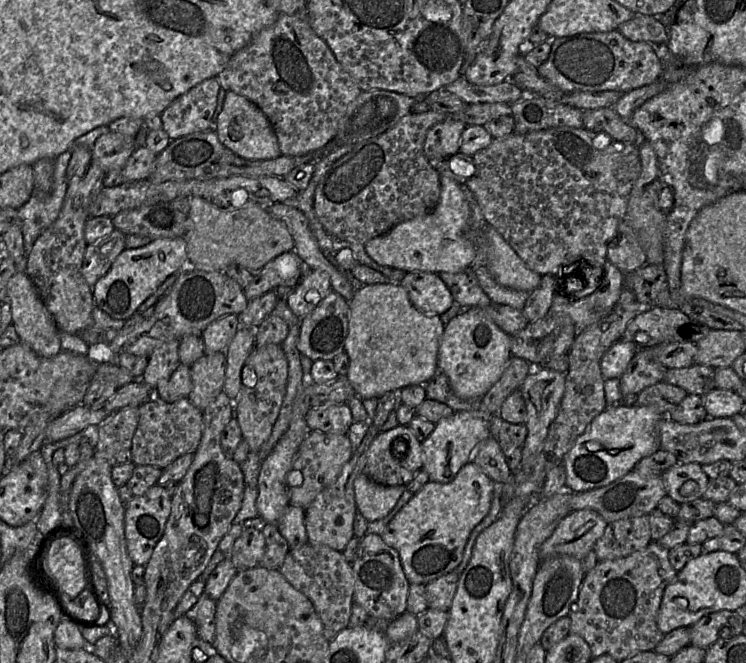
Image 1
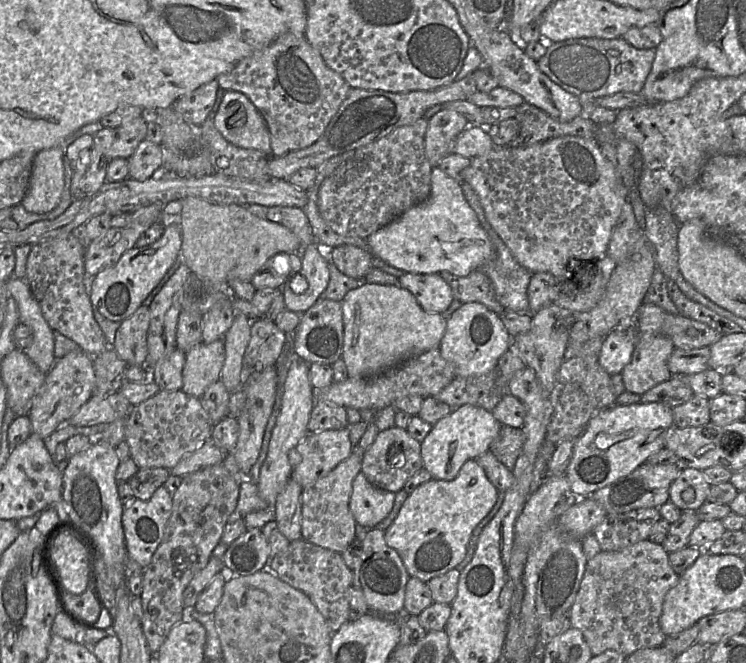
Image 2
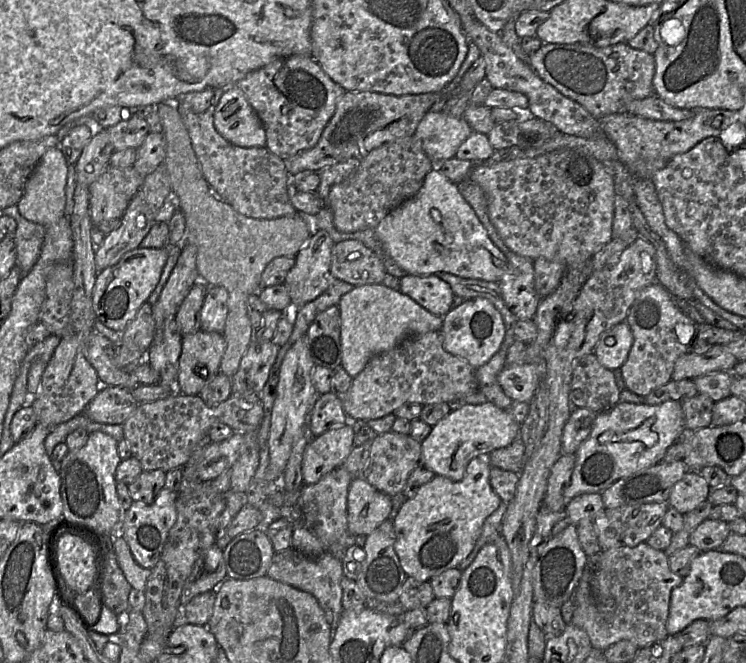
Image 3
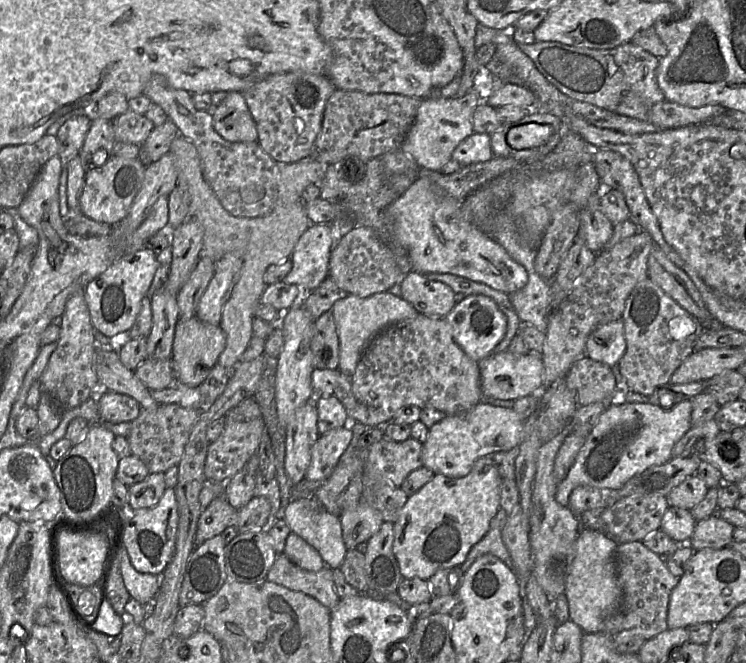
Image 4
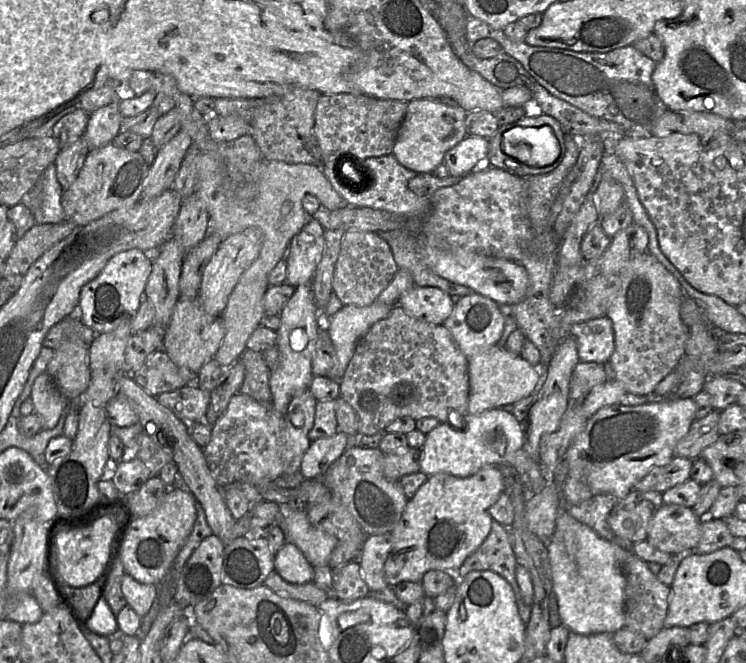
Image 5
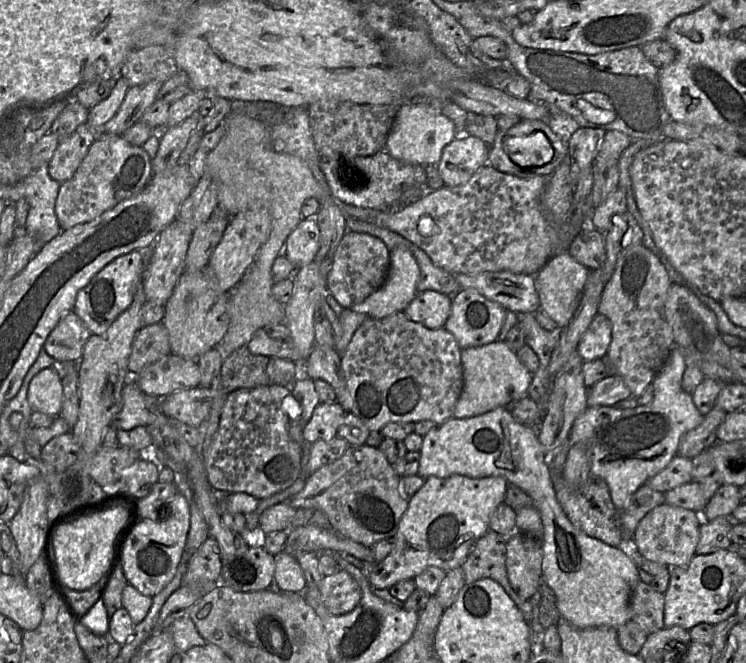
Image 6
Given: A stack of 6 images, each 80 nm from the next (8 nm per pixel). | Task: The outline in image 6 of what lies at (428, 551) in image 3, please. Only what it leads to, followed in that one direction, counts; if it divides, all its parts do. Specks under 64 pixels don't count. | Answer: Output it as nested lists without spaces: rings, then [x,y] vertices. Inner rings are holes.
[[[451,475],[445,478],[429,476],[423,486],[408,499],[408,507],[403,514],[395,535],[395,547],[381,562],[372,564],[368,581],[376,589],[389,589],[399,581],[415,579],[428,567],[438,567],[445,572],[460,568],[467,560],[475,543],[489,530],[491,514],[503,503],[508,482],[501,476],[472,478]]]

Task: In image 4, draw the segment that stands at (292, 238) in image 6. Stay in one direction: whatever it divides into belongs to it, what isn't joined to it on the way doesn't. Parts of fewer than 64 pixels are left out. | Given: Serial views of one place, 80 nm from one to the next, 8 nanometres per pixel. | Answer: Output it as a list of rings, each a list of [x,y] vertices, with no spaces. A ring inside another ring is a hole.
[[[312,223],[297,241],[290,257],[292,268],[283,281],[299,286],[304,294],[317,289],[329,276],[329,262],[333,249],[334,231],[330,225]]]

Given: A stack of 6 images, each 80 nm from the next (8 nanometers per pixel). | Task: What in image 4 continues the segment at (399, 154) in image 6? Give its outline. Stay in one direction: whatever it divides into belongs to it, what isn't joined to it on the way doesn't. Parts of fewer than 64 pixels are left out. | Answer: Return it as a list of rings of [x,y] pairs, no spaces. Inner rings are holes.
[[[474,90],[460,98],[423,98],[401,150],[413,158],[420,168],[440,171],[451,159],[454,149],[474,132],[472,116],[479,103],[479,96]]]

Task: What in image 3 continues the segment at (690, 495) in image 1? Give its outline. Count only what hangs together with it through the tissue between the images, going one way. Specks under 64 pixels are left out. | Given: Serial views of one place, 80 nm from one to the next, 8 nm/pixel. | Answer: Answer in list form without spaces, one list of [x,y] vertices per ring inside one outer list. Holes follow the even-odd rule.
[[[689,470],[672,488],[667,504],[686,514],[707,500],[712,488],[697,470]]]

